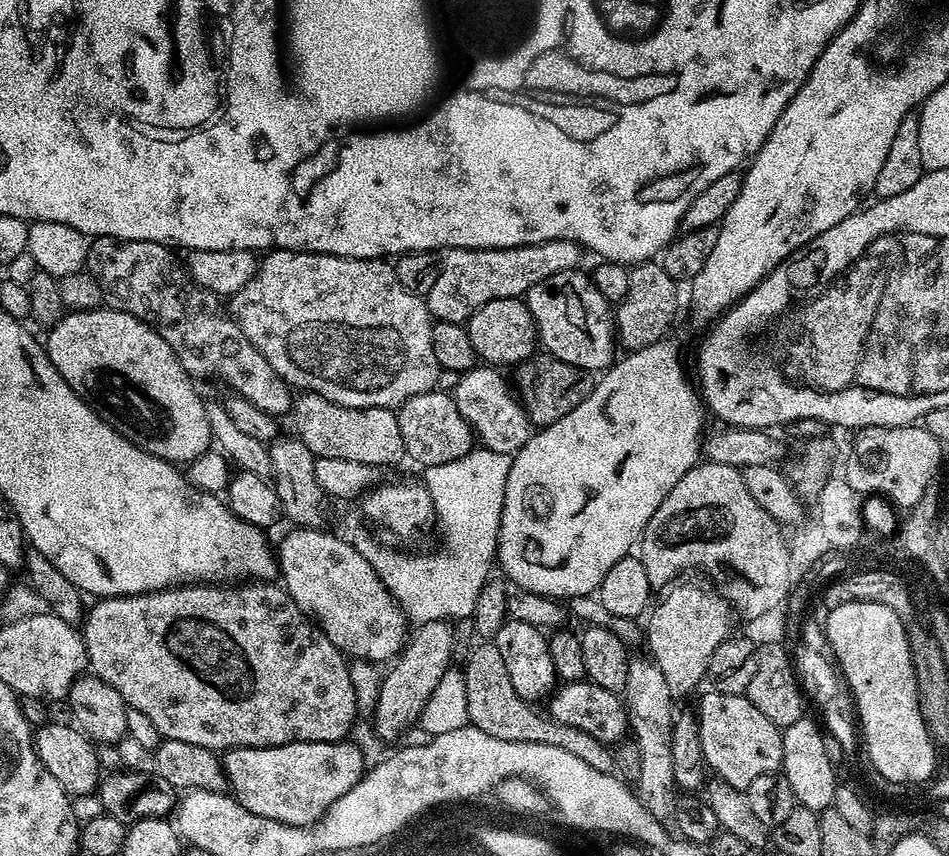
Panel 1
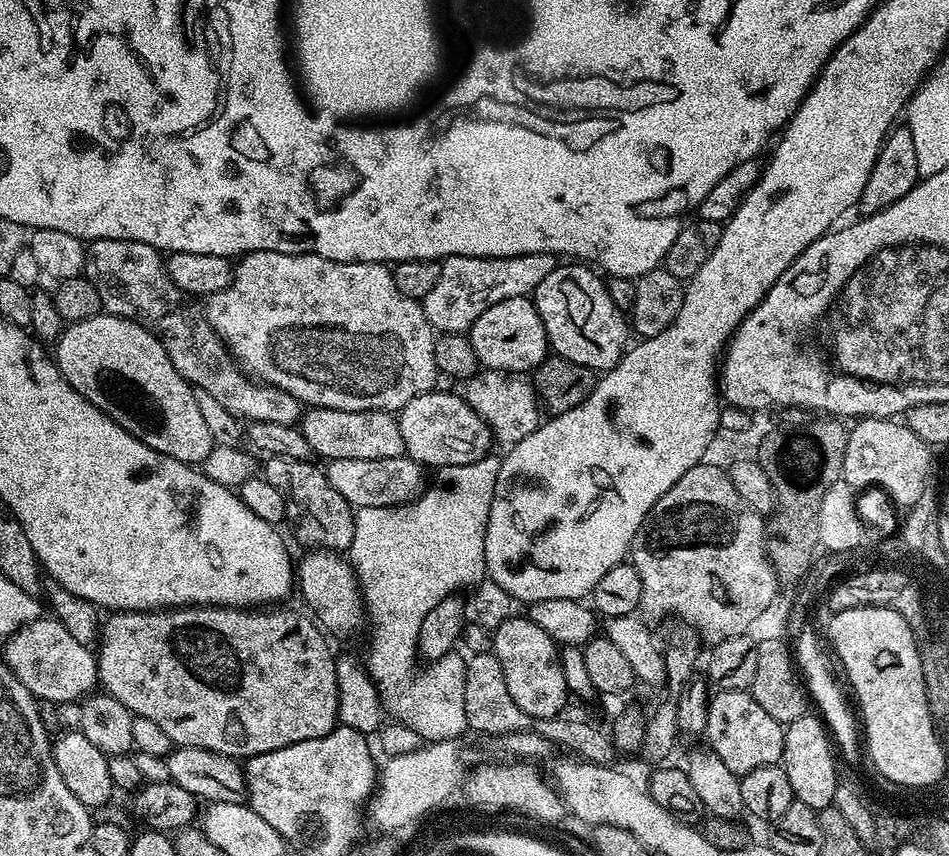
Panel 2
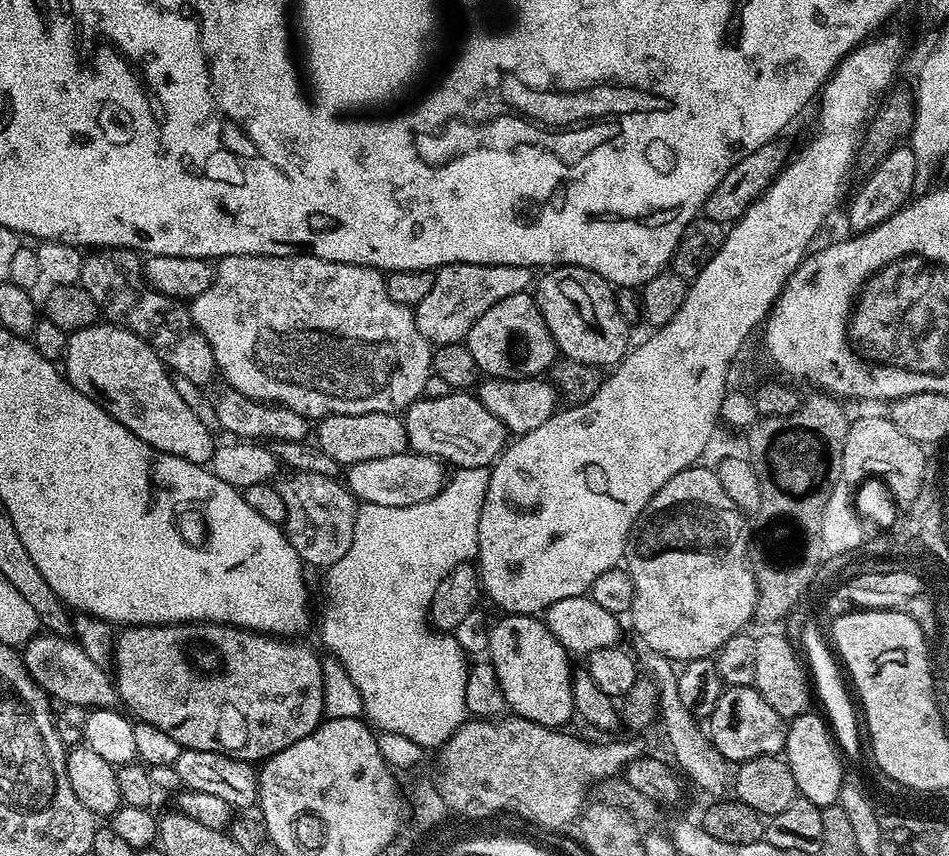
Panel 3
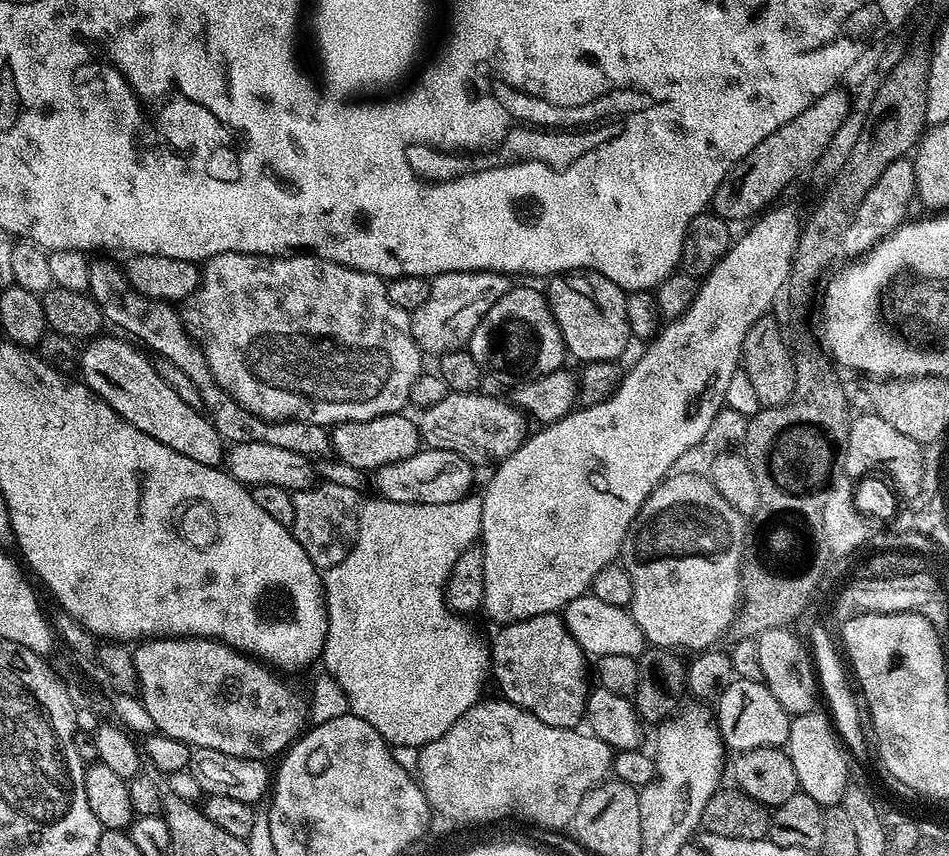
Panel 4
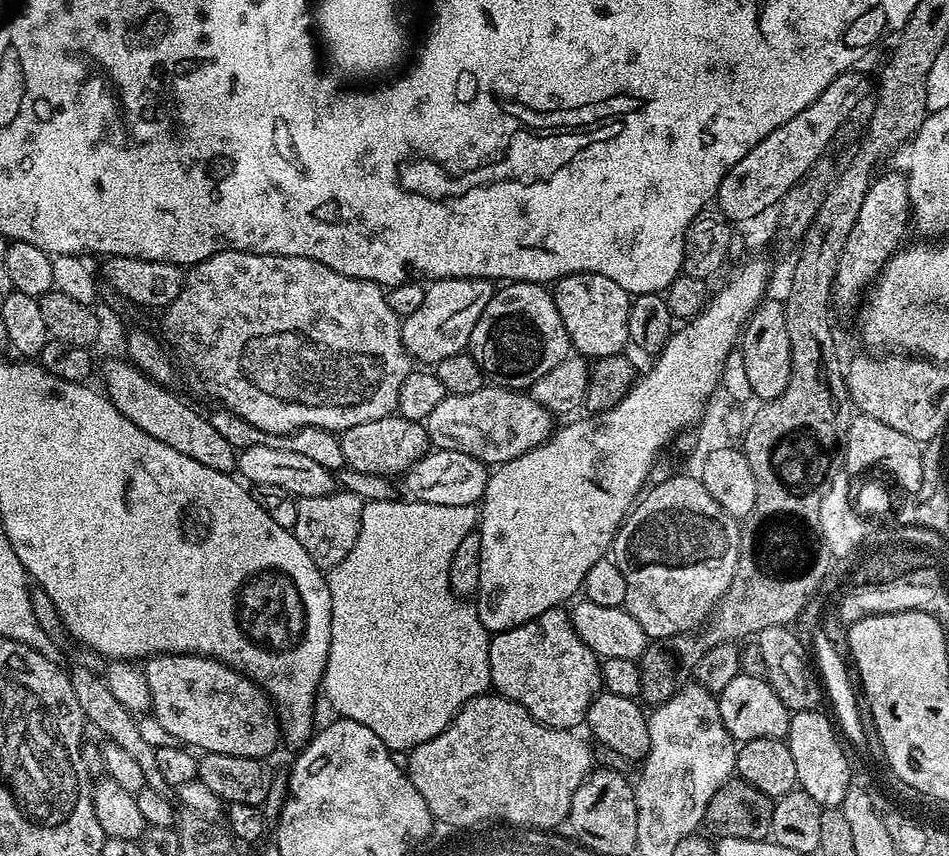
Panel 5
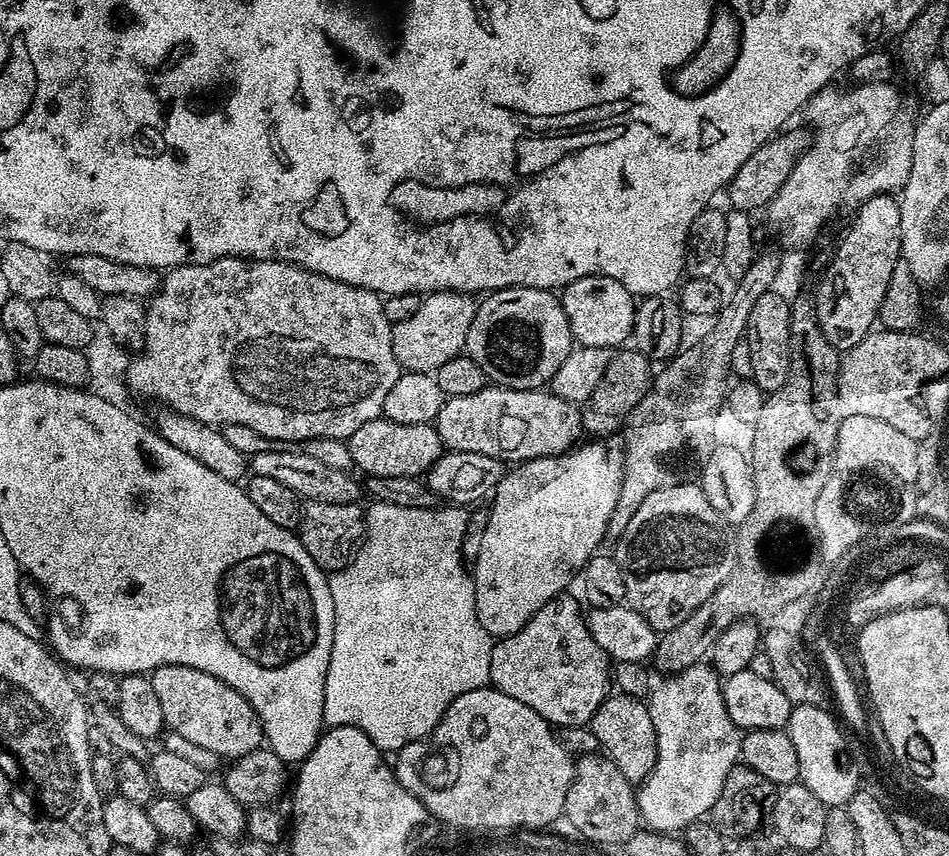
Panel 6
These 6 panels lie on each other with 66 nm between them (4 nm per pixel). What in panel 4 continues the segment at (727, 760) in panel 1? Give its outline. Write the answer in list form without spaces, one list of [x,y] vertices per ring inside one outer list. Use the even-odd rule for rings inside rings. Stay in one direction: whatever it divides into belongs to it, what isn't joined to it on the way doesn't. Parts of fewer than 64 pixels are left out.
[[[736,678],[727,683],[715,701],[714,719],[725,749],[732,754],[755,748],[784,748],[790,738],[792,716],[760,680]]]

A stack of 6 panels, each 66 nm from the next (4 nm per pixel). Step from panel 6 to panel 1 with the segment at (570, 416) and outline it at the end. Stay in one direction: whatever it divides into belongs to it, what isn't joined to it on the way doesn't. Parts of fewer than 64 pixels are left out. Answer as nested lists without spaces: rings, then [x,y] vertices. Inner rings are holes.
[[[433,390],[410,398],[398,409],[398,426],[402,430],[405,457],[420,464],[421,469],[454,462],[474,447],[474,433],[462,418],[455,399],[449,393]]]

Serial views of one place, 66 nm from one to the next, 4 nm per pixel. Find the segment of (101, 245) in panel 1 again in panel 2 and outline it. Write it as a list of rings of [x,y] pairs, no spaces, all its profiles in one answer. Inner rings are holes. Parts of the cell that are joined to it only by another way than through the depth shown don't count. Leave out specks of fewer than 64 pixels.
[[[114,238],[93,240],[87,245],[84,254],[83,275],[88,277],[94,290],[98,290],[100,307],[107,315],[126,316],[130,320],[137,320],[146,330],[150,330],[150,334],[154,334],[154,338],[162,342],[166,354],[170,354],[170,362],[174,362],[174,370],[178,370],[178,374],[182,374],[182,378],[193,388],[208,391],[226,409],[229,416],[240,422],[275,422],[281,426],[299,425],[302,415],[300,400],[286,394],[286,390],[261,384],[241,372],[240,365],[228,355],[228,347],[220,341],[218,334],[204,316],[203,307],[199,303],[189,302],[188,293],[174,286],[174,282],[168,277],[165,257],[157,248],[146,246],[146,242],[133,240],[115,240]]]

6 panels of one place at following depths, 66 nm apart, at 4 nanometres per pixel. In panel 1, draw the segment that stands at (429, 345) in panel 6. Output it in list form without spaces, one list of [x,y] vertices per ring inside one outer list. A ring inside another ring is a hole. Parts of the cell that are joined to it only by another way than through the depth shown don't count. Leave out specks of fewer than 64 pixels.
[[[551,240],[517,248],[450,248],[439,257],[440,273],[426,297],[433,321],[464,324],[474,313],[498,298],[524,298],[550,274],[579,269],[580,245],[572,240]]]

